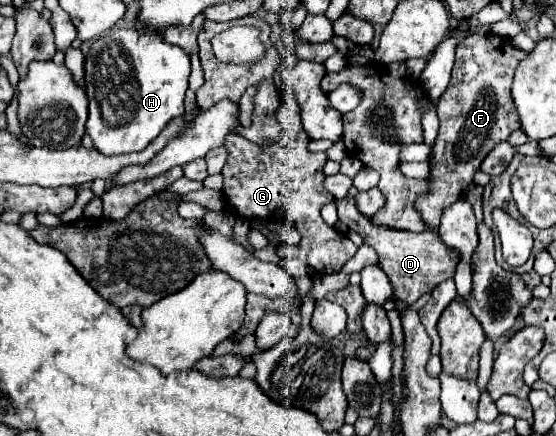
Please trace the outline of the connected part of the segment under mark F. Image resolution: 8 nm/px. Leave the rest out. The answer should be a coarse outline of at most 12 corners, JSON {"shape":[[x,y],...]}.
{"shape":[[508,37],[458,45],[436,103],[428,191],[438,231],[482,159],[520,129],[510,87],[530,53]]}

